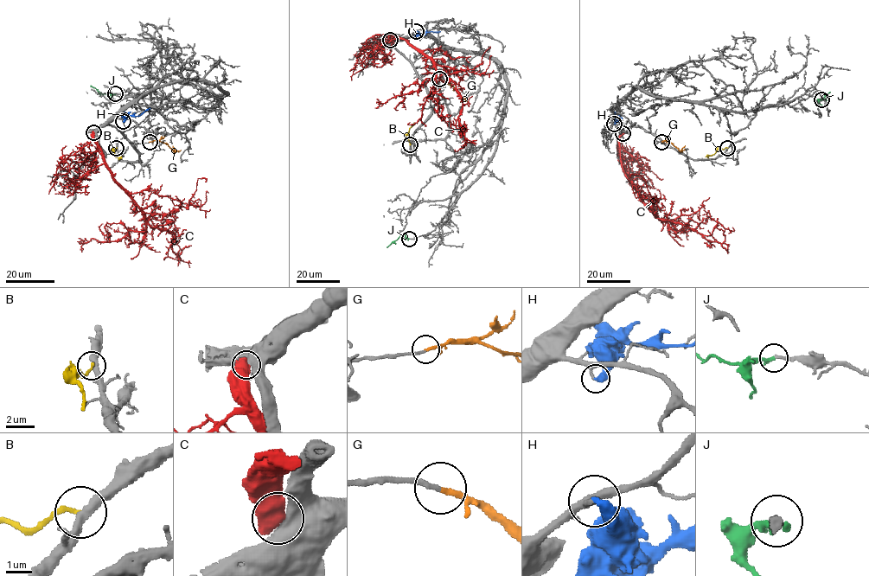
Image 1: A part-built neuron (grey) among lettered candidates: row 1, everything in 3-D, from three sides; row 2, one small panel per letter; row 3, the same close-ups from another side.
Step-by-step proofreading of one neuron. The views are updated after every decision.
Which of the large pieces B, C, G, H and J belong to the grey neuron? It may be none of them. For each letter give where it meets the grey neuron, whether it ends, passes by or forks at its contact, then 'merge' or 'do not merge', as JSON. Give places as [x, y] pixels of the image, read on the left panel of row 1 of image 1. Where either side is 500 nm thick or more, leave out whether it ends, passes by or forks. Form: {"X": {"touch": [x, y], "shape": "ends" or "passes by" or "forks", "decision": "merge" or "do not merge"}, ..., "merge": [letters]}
{"B": {"touch": [116, 148], "shape": "ends", "decision": "do not merge"}, "C": {"touch": [93, 132], "decision": "do not merge"}, "G": {"touch": [150, 142], "shape": "ends", "decision": "merge"}, "H": {"touch": [123, 121], "shape": "ends", "decision": "do not merge"}, "J": {"touch": [115, 93], "shape": "ends", "decision": "merge"}, "merge": ["G", "J"]}

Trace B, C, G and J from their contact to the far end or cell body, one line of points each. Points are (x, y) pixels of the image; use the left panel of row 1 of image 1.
B: (116, 148), (113, 151), (116, 156), (121, 158)
C: (93, 132), (111, 176), (151, 226), (175, 234), (171, 246), (177, 229), (171, 220), (162, 225)
G: (150, 142), (166, 143), (174, 151), (181, 150)
J: (115, 93), (102, 93), (90, 86)

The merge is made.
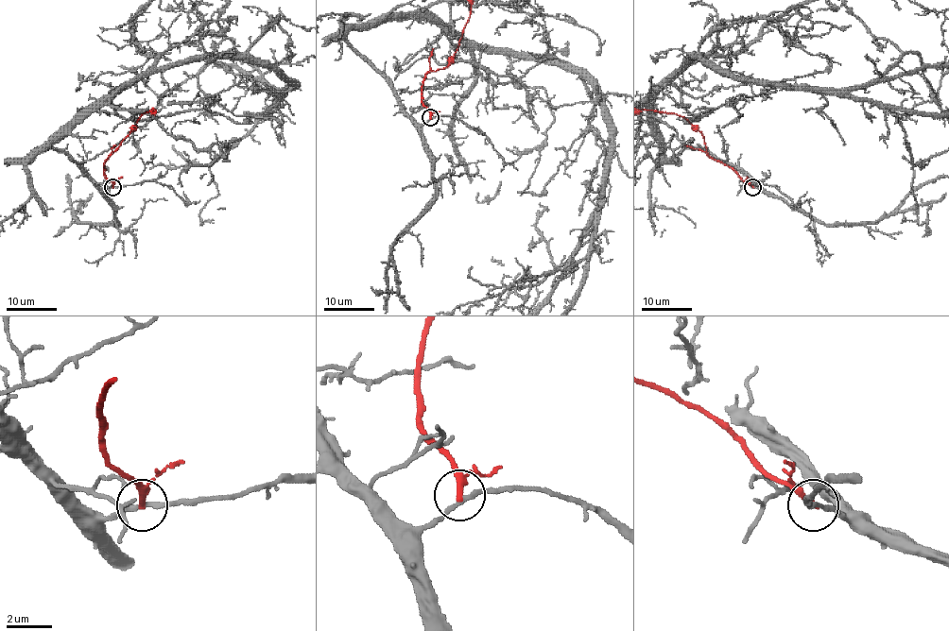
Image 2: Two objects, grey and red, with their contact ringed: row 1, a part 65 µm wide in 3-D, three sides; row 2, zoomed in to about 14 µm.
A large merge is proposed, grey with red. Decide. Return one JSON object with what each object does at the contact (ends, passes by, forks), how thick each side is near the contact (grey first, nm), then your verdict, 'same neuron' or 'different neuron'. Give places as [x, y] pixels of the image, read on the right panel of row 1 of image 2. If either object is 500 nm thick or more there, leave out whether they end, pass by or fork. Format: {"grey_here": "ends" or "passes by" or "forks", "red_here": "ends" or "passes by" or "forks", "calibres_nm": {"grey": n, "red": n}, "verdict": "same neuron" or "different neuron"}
{"grey_here": "passes by", "red_here": "ends", "calibres_nm": {"grey": 200, "red": 280}, "verdict": "different neuron"}

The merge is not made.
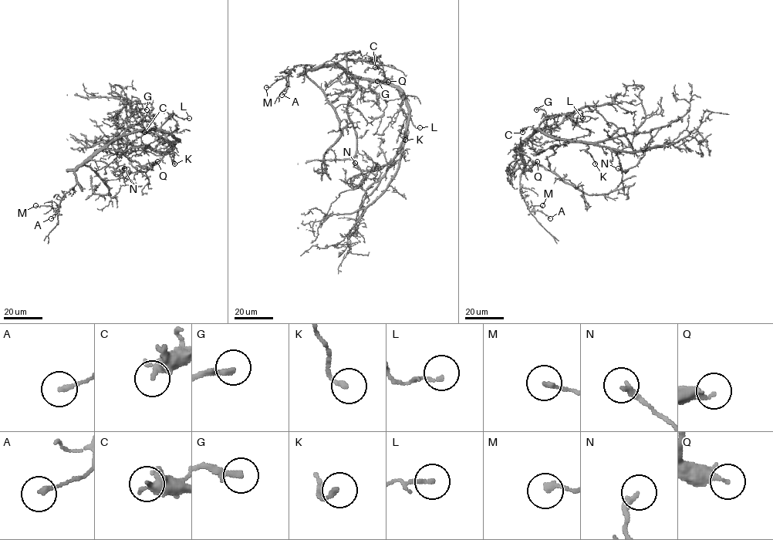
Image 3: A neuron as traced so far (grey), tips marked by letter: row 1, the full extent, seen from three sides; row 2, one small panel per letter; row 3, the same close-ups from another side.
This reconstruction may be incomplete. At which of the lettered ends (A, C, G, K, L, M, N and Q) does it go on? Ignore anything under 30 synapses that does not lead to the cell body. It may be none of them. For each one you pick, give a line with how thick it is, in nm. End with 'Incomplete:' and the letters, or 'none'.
G: 240 nm
Incomplete: G

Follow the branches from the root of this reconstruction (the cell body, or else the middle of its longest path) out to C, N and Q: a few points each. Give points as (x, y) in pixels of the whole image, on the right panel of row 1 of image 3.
C: (540, 131), (528, 126), (522, 132)
N: (540, 131), (556, 139), (609, 146), (619, 158), (622, 170), (626, 172), (618, 168)
Q: (540, 131), (537, 130), (514, 150), (514, 165), (517, 163), (531, 165), (537, 161)

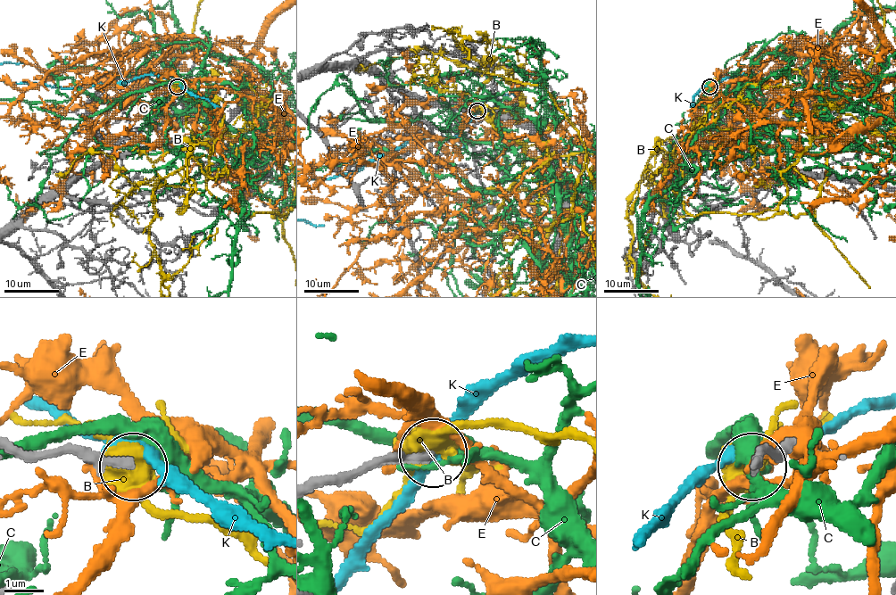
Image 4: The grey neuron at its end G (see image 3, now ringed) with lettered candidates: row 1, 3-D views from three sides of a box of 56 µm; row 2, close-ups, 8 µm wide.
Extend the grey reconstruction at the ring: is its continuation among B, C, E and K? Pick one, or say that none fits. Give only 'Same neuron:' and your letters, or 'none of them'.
Same neuron: none of them

